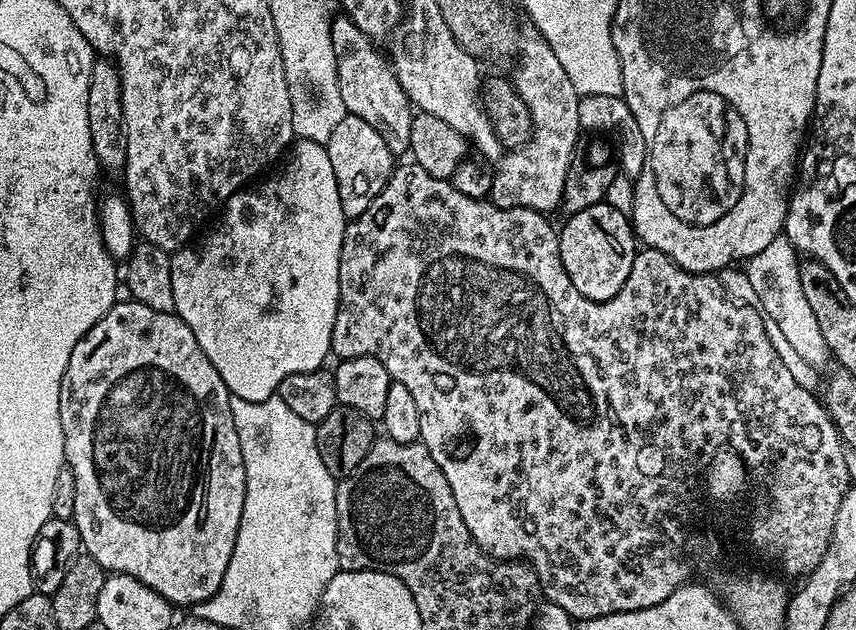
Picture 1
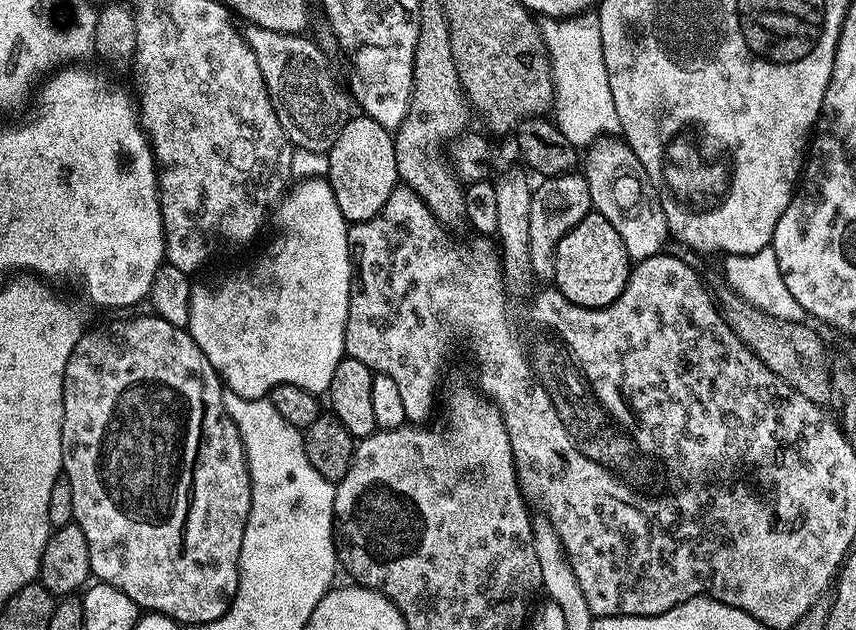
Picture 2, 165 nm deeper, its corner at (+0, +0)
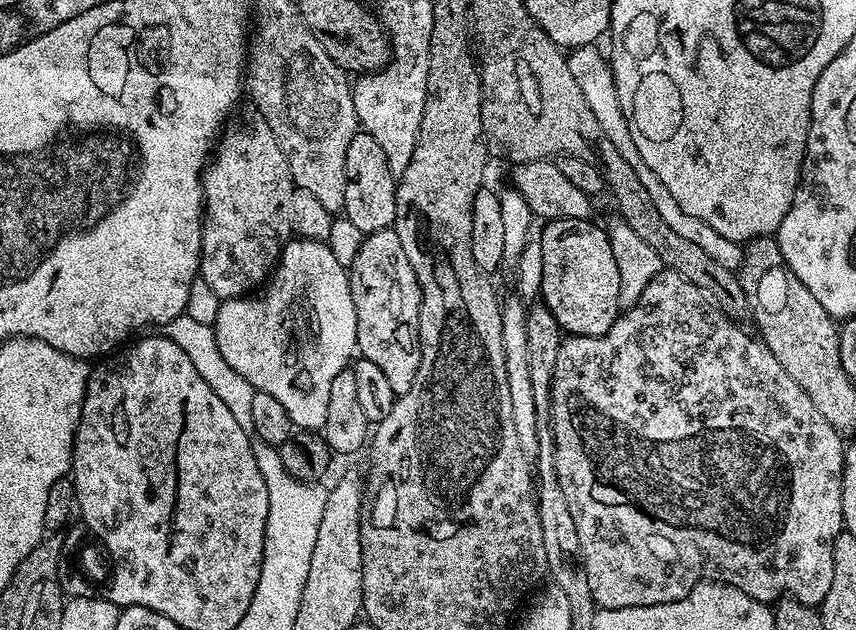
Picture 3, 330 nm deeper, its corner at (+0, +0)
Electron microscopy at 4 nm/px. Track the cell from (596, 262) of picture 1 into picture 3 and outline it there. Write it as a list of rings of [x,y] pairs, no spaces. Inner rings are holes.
[[[591,219],[554,220],[541,231],[542,296],[548,308],[555,311],[557,322],[565,333],[574,336],[604,336],[612,329],[612,324],[621,311],[620,275],[618,262],[614,262],[614,250],[610,250],[607,231]]]

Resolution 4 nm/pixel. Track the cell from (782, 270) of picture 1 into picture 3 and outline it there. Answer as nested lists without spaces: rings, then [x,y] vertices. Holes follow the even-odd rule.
[[[584,44],[580,48],[571,49],[567,53],[566,59],[570,66],[570,74],[574,74],[574,82],[578,82],[578,86],[582,86],[582,94],[586,96],[586,103],[594,112],[594,118],[598,118],[598,126],[602,126],[602,134],[606,134],[606,138],[610,140],[614,150],[618,150],[618,154],[622,154],[622,159],[630,166],[630,170],[634,170],[634,175],[638,177],[638,182],[642,182],[642,187],[648,193],[652,208],[662,218],[662,222],[666,222],[666,226],[670,226],[670,230],[674,230],[674,234],[678,234],[678,238],[686,238],[689,242],[697,244],[705,254],[710,254],[710,258],[714,258],[714,262],[718,262],[718,266],[737,271],[743,264],[743,247],[733,240],[722,238],[710,226],[706,226],[698,218],[683,212],[678,206],[678,202],[674,202],[670,190],[666,190],[666,186],[662,182],[658,182],[658,174],[654,174],[654,170],[650,170],[650,166],[646,166],[646,162],[642,162],[642,158],[638,154],[638,146],[634,146],[634,138],[630,138],[628,123],[622,114],[622,106],[618,102],[618,90],[614,86],[611,63],[606,59],[605,53],[603,56],[598,49],[596,44]]]

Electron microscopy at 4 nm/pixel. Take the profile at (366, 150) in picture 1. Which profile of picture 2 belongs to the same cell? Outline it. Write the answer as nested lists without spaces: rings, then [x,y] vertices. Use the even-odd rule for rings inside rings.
[[[356,114],[346,122],[346,126],[342,126],[342,134],[338,134],[334,146],[328,149],[326,155],[329,162],[326,179],[334,190],[338,210],[342,210],[344,219],[360,224],[377,216],[400,179],[393,133],[374,122],[374,118]]]

